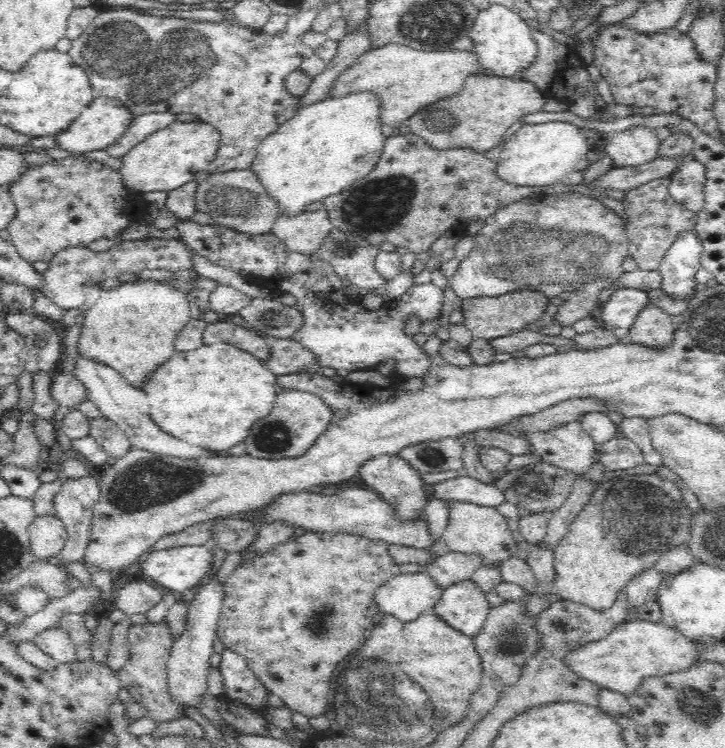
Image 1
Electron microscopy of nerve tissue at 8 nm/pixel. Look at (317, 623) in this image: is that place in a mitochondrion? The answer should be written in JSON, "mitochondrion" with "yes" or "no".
{"mitochondrion":"yes"}

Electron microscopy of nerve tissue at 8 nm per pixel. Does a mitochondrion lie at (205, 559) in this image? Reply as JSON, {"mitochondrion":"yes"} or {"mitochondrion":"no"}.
{"mitochondrion":"no"}

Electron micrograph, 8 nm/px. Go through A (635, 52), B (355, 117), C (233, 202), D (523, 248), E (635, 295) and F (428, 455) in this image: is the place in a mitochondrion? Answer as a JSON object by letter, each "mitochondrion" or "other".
{"A":"other","B":"other","C":"mitochondrion","D":"mitochondrion","E":"other","F":"mitochondrion"}

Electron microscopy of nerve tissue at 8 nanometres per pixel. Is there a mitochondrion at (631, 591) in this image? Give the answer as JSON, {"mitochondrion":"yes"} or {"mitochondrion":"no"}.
{"mitochondrion":"no"}

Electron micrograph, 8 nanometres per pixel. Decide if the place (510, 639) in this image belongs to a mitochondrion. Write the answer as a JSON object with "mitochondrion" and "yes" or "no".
{"mitochondrion":"yes"}

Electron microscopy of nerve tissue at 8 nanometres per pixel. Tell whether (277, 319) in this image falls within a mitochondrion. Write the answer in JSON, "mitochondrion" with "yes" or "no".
{"mitochondrion":"yes"}

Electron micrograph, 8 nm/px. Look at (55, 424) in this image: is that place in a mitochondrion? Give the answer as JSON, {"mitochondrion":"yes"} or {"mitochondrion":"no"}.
{"mitochondrion":"no"}

